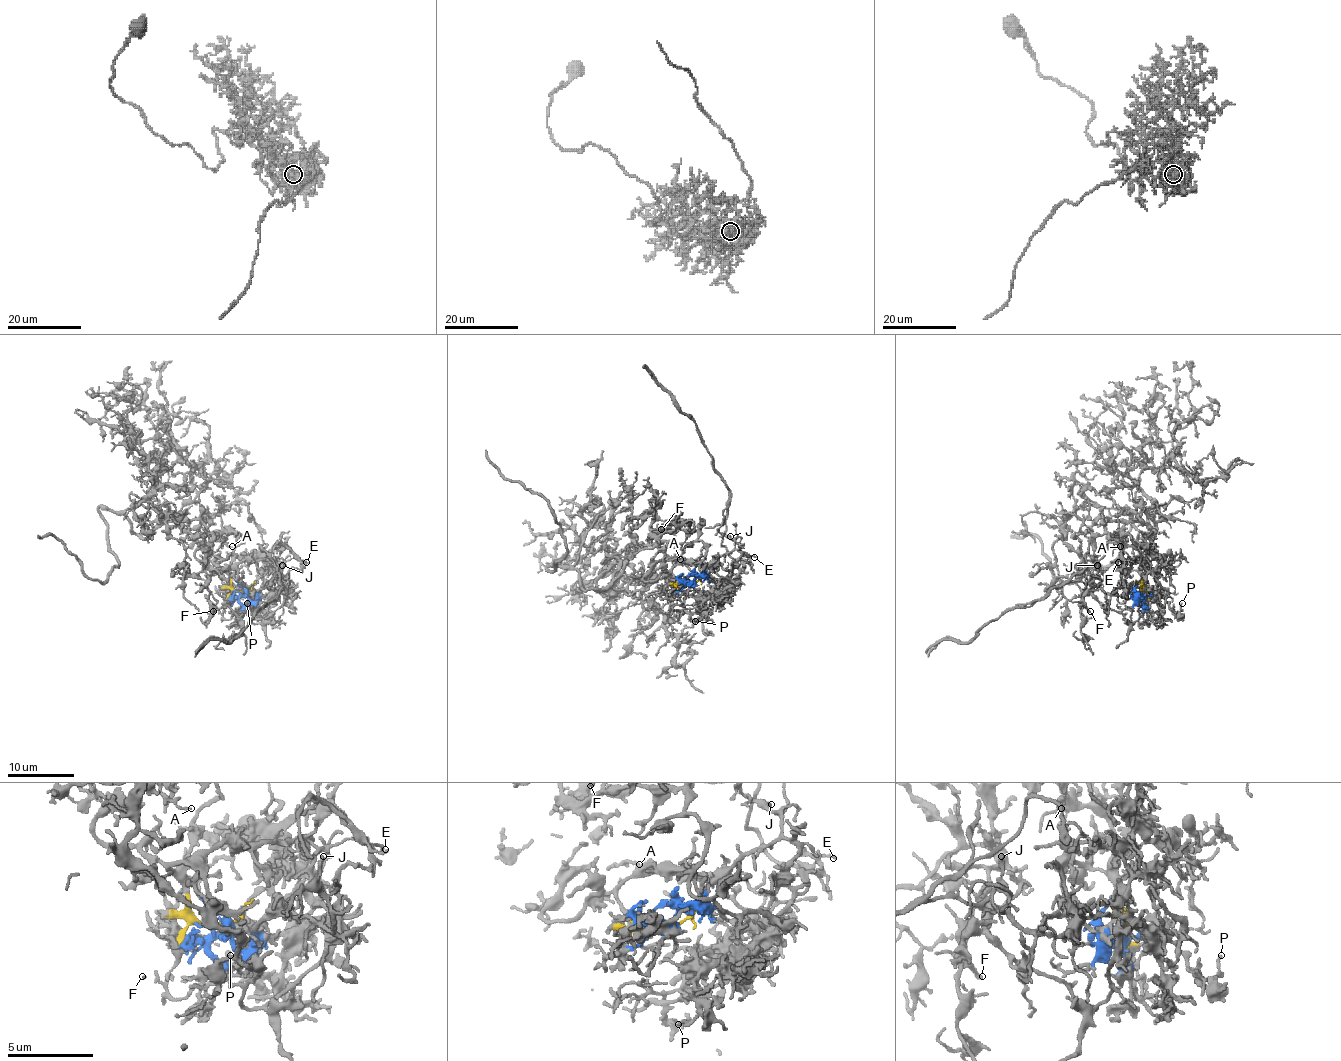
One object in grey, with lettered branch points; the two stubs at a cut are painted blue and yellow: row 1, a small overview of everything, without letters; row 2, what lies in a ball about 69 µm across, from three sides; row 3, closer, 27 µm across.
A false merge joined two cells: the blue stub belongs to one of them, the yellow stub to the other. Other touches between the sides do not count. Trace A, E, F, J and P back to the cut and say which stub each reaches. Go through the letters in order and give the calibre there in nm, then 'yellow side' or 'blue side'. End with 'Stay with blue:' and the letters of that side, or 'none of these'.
A: 130 nm | yellow side
E: 150 nm | blue side
F: 220 nm | yellow side
J: 120 nm | blue side
P: 150 nm | blue side
Stay with blue: E, J, P

